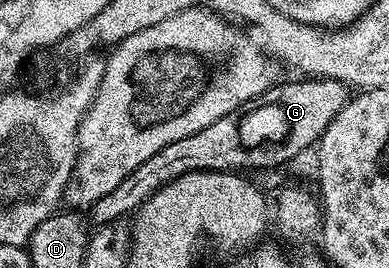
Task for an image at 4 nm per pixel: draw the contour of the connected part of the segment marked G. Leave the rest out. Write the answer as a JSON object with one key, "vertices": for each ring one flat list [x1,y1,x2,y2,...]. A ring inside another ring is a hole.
{"vertices":[[302,79,276,83,262,97,248,101,244,108,217,119,217,123,209,123,205,131,177,139,177,143,169,143,157,155,145,159,133,175,121,179,109,195,101,195,101,199,89,206,92,226,114,225,118,217,134,214,165,183,186,173,206,169,211,173,275,169,305,152,310,145,312,148,348,100,349,89,342,81]]}

